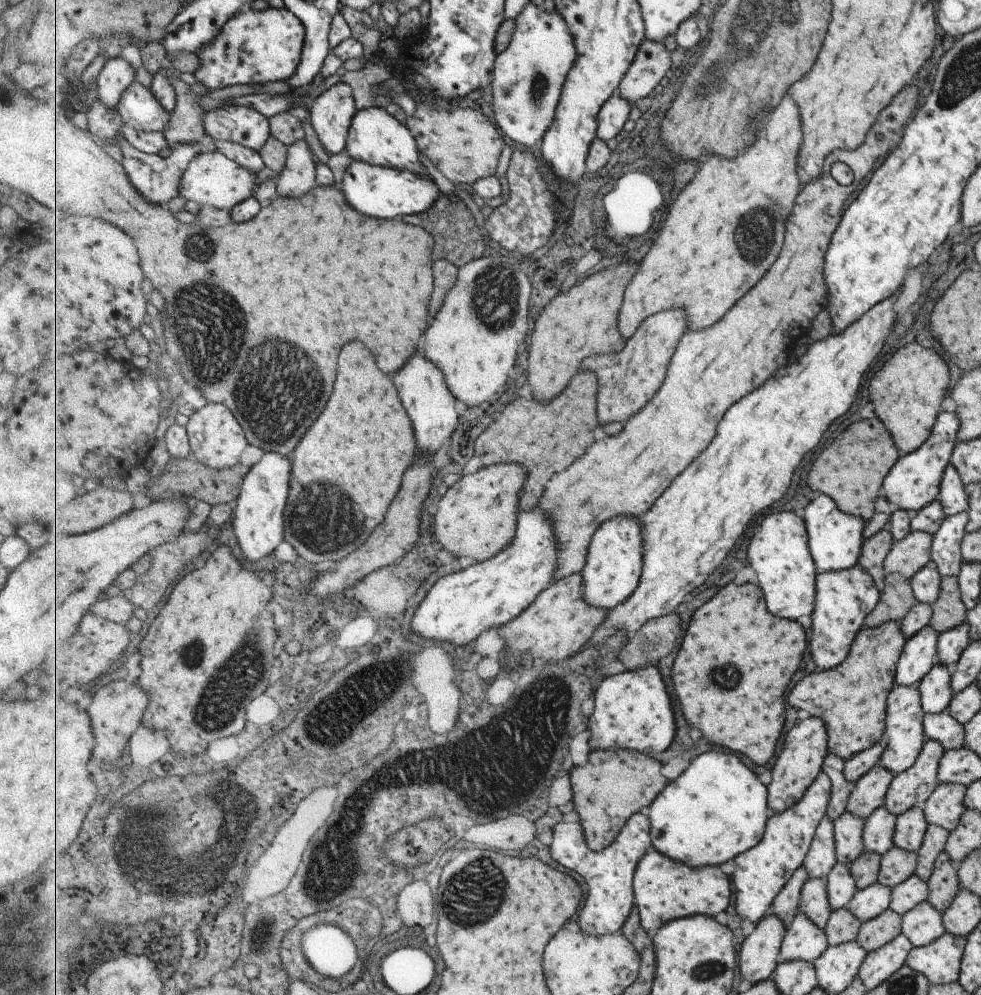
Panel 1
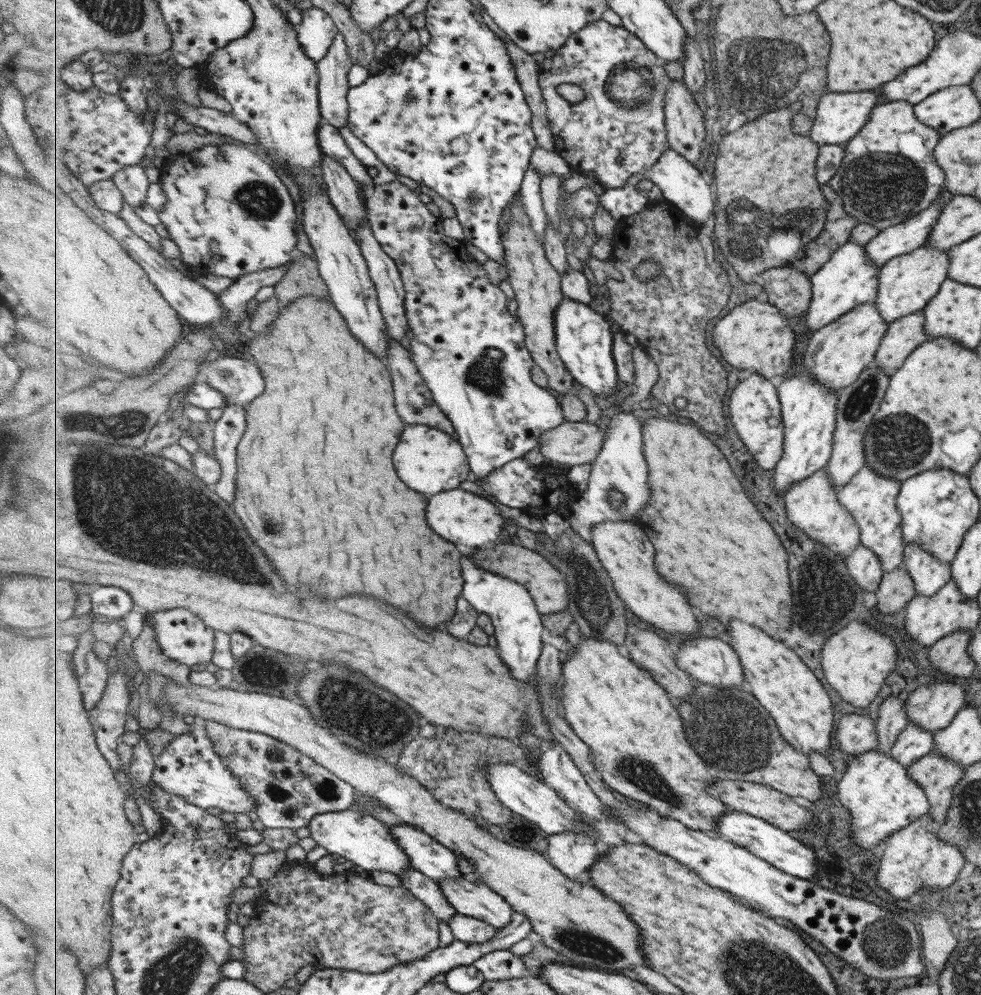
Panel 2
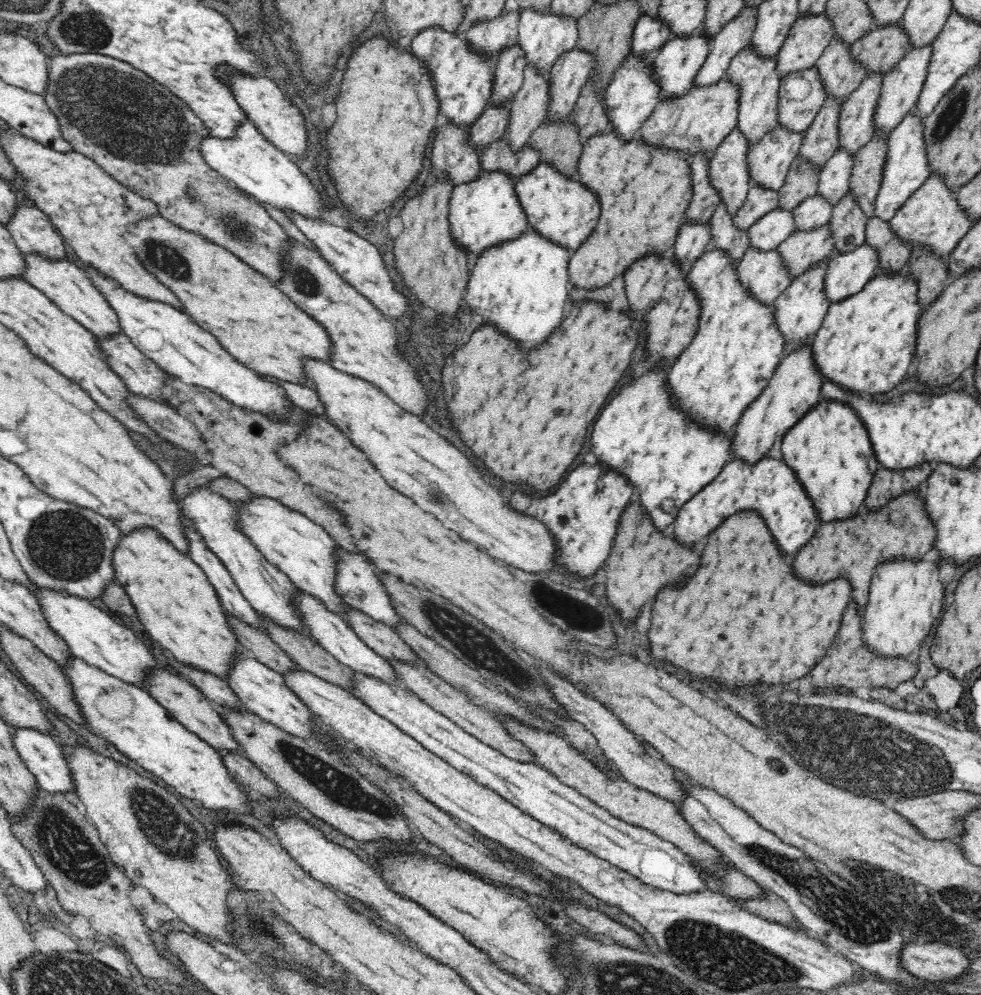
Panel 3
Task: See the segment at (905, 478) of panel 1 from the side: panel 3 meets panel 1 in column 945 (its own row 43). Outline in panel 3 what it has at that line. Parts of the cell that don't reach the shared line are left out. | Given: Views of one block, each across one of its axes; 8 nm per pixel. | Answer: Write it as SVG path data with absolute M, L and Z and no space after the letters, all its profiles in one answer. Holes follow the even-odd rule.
M428 28L428 30L424 30L424 32L415 36L410 48L410 55L414 59L418 59L418 63L422 63L426 67L428 75L432 77L432 87L434 87L434 93L436 93L439 112L450 125L460 129L472 127L482 117L482 114L485 114L492 94L494 67L496 66L494 61L486 61L484 57L470 51L468 42L462 39L460 35L454 32L443 32L439 28Z

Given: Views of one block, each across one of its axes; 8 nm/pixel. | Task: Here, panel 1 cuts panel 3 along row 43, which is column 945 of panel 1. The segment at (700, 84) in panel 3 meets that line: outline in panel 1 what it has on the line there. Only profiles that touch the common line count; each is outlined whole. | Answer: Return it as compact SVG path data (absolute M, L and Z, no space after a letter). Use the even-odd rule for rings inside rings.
M947 710L934 714L925 713L922 732L925 740L937 742L943 751L958 750L964 740L963 726L953 720Z

